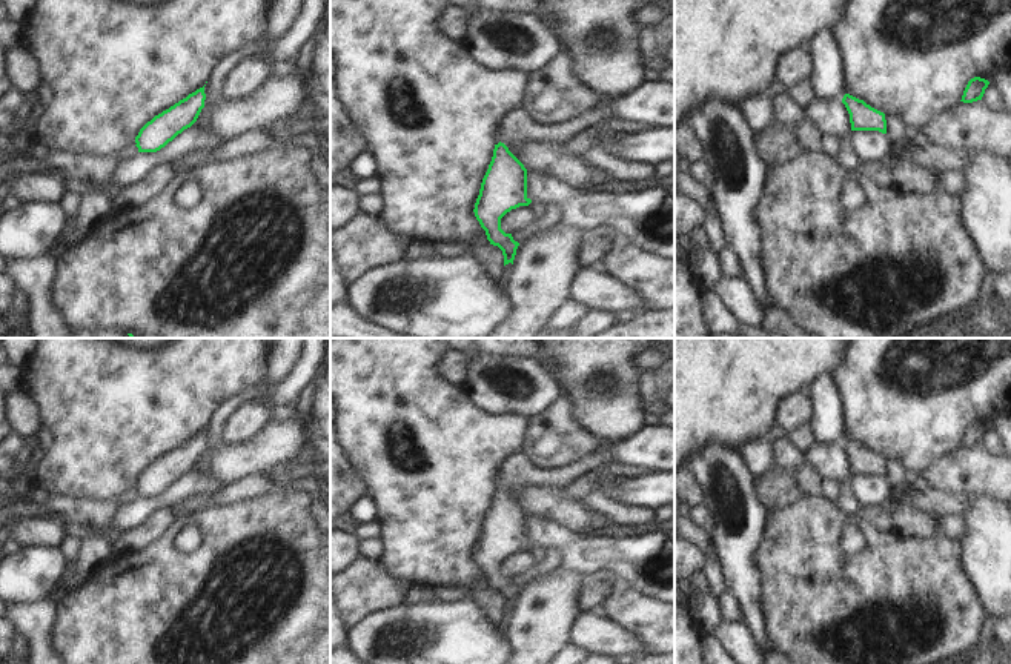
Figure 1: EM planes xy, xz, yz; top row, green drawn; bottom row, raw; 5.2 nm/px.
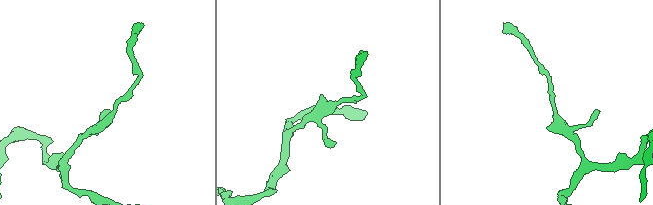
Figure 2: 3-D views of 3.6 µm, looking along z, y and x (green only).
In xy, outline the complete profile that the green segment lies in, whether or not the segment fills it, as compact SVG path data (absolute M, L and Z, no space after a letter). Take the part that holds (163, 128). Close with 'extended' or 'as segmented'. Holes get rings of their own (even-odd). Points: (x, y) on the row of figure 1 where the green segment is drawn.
M204 86L148 121L135 137L138 152L157 152L191 128L204 108Z | as segmented

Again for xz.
M516 108L499 120L501 141L495 144L473 212L490 244L502 251L504 266L513 264L519 243L501 229L501 218L512 209L532 203L527 197L527 169L509 151L509 146L522 140L564 144L573 135L612 117L607 109L595 108L561 123L536 123L521 108Z | extended

